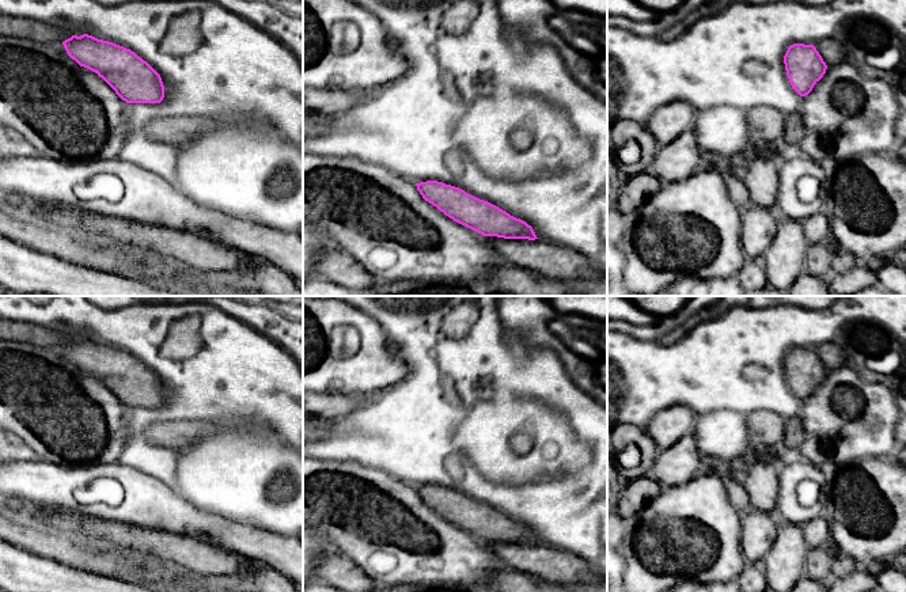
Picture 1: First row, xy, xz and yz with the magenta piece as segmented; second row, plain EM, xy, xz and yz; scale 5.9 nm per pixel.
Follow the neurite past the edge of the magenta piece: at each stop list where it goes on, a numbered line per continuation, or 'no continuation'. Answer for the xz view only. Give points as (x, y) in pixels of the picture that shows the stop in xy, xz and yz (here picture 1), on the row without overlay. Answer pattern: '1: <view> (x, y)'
no continuation

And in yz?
no continuation

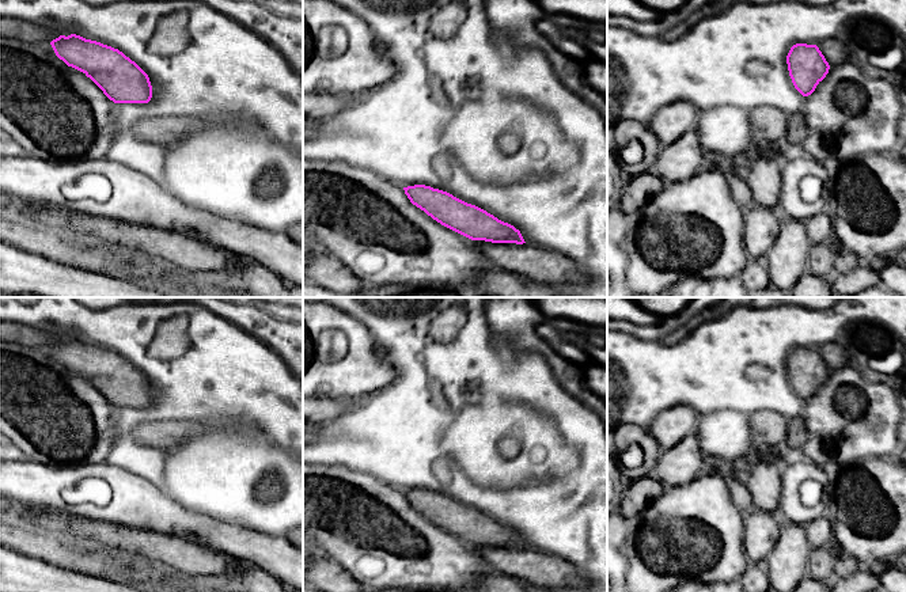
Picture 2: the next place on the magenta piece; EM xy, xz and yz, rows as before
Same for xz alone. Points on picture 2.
no continuation

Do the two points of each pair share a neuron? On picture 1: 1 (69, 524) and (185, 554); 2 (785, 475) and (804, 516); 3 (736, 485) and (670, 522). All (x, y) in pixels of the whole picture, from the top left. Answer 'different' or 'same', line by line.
1: same
2: same
3: different

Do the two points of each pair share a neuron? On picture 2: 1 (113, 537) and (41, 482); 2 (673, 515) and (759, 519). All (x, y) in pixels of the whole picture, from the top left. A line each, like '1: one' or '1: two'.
1: two
2: two

